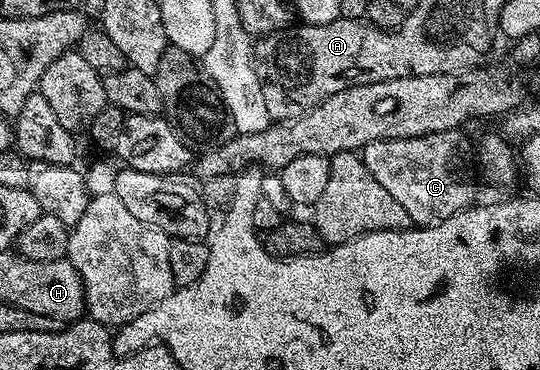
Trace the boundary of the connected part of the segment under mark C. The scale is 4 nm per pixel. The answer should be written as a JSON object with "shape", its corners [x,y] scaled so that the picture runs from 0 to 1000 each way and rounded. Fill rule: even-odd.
{"shape":[[[846,349],[770,373],[707,373],[672,397],[669,424],[691,465],[691,486],[757,573],[770,614],[809,611],[881,543],[880,481],[872,473],[876,384],[872,395],[857,359]]]}

